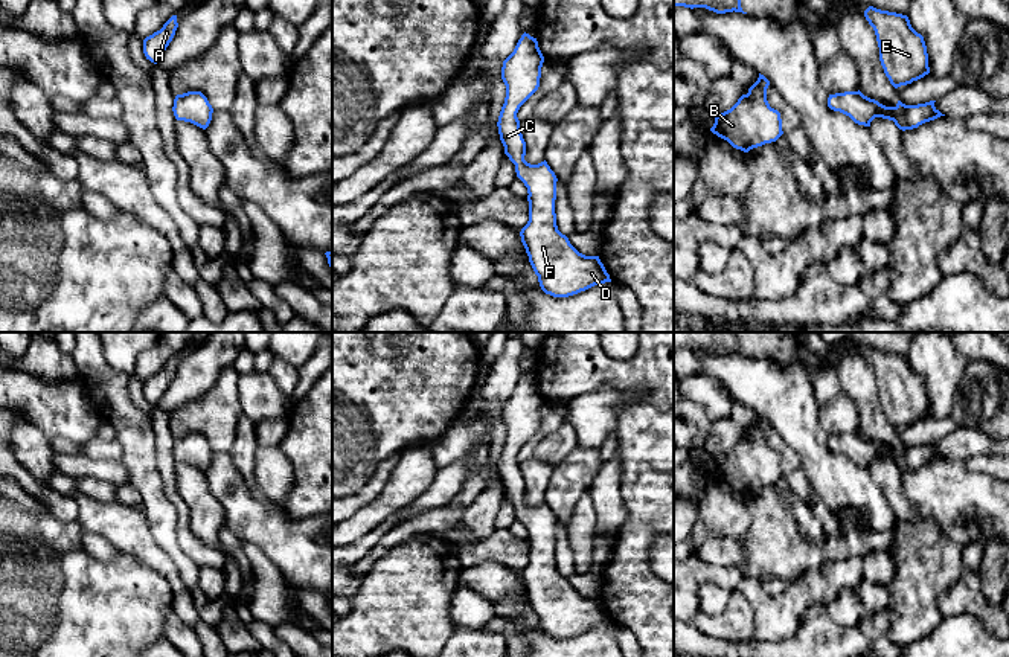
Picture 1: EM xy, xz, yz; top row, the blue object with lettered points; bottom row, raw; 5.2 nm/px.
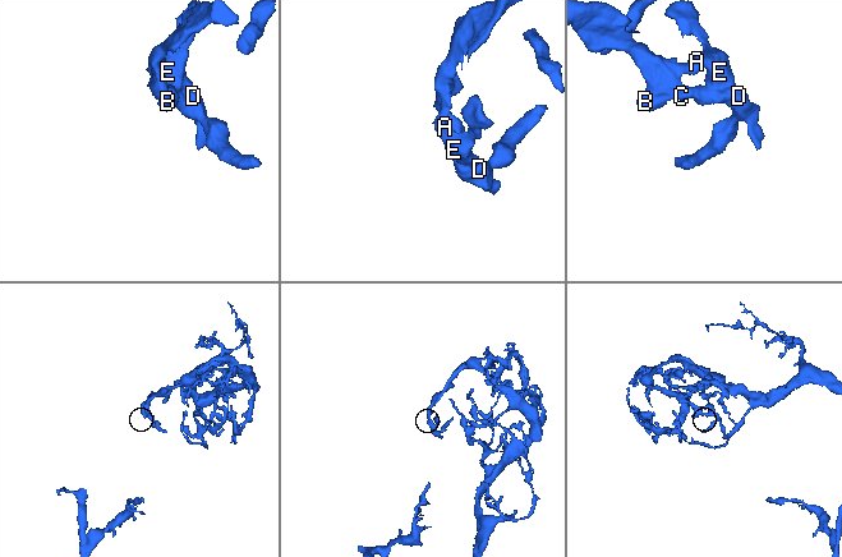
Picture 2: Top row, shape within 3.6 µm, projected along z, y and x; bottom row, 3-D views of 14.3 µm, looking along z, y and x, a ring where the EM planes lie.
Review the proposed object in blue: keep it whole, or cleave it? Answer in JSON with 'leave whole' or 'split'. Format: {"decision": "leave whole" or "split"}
{"decision": "leave whole"}

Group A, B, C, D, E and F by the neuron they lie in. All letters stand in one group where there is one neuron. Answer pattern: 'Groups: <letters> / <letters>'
Groups: A B C D E F

